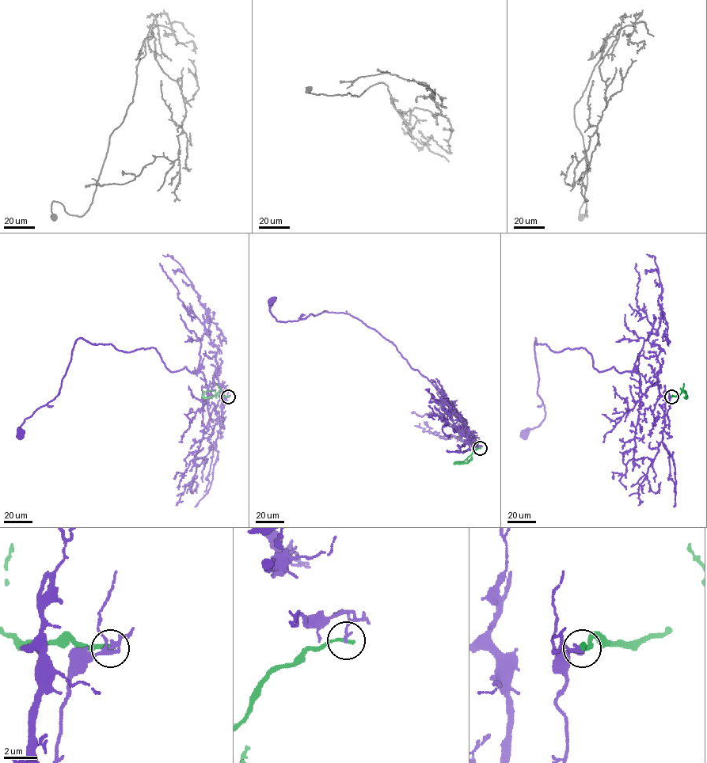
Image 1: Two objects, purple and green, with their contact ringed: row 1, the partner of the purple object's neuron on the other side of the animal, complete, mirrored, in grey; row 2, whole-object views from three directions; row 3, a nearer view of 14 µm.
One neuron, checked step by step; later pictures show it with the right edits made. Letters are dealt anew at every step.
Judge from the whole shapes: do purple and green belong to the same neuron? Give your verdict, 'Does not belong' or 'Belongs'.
Does not belong

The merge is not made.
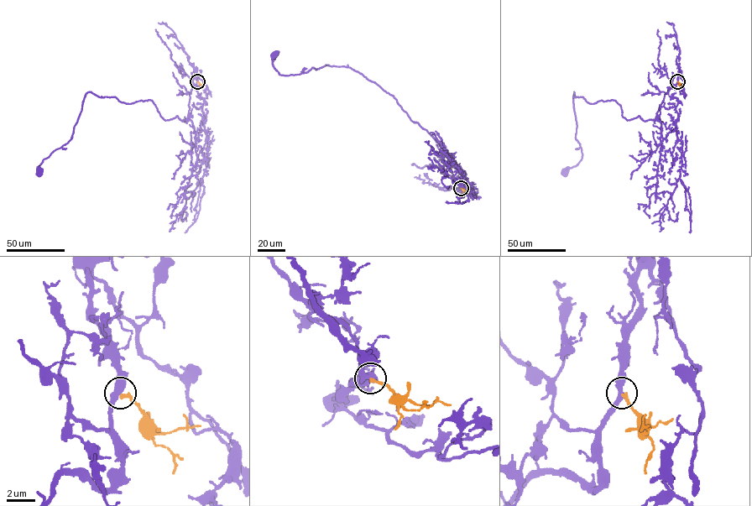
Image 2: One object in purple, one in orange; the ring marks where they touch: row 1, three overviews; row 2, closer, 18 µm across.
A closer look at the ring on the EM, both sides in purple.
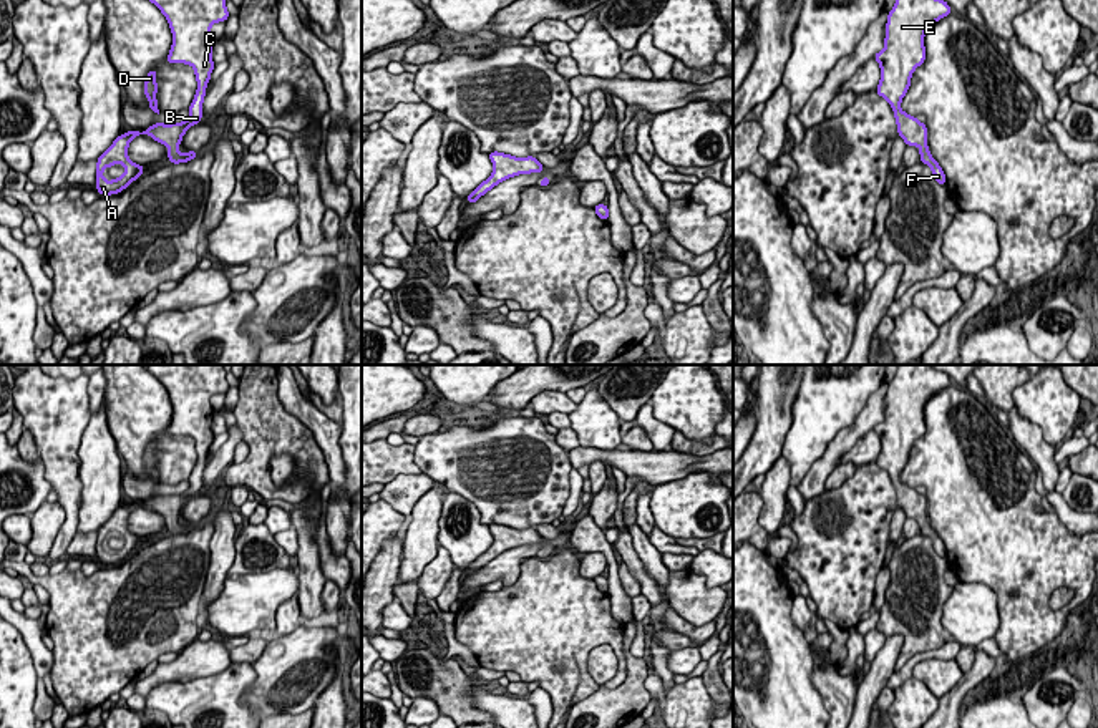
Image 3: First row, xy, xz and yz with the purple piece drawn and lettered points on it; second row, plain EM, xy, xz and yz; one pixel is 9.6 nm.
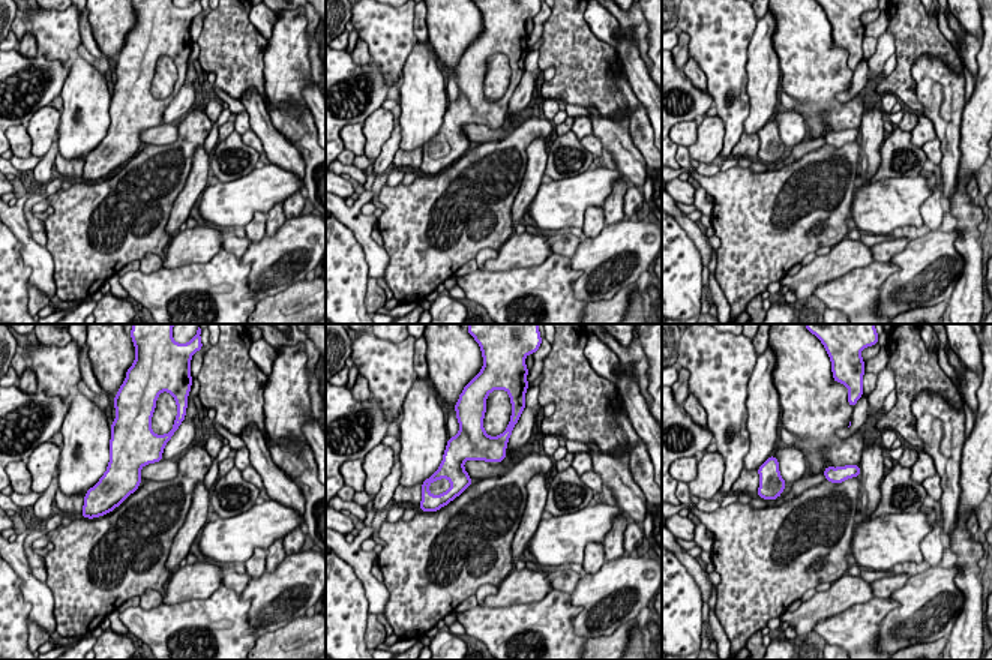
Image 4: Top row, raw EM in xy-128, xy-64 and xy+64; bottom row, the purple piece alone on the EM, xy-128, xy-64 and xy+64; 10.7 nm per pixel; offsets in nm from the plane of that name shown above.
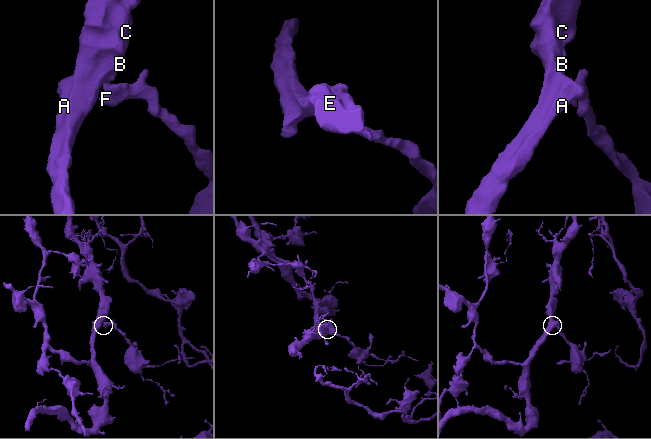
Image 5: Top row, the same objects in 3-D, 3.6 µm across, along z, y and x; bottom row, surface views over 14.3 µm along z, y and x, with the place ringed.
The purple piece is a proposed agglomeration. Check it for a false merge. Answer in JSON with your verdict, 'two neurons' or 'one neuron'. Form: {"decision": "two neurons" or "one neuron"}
{"decision": "one neuron"}

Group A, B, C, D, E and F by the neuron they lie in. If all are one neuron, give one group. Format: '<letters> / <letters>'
A B C D E F

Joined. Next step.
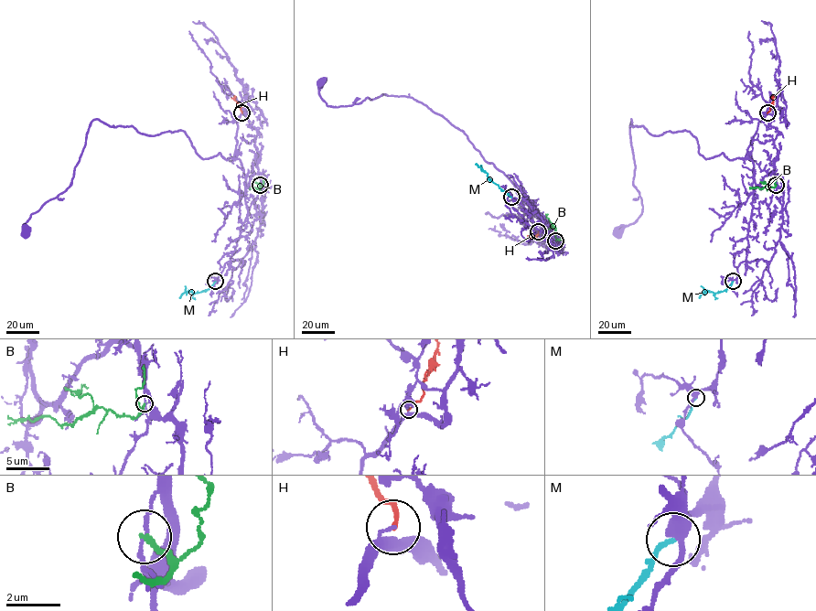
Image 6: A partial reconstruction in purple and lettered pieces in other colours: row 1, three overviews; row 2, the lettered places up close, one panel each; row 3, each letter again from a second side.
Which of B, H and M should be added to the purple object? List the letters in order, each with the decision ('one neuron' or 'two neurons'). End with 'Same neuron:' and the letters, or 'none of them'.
B: two neurons
H: two neurons
M: one neuron
Same neuron: M

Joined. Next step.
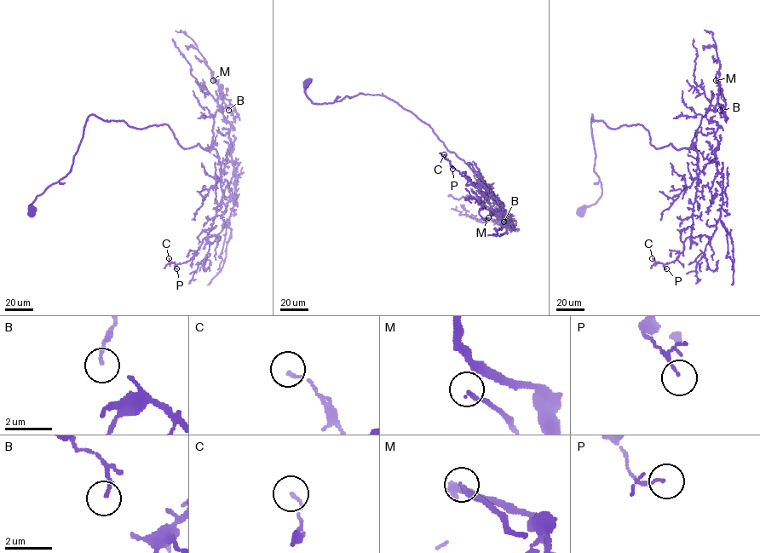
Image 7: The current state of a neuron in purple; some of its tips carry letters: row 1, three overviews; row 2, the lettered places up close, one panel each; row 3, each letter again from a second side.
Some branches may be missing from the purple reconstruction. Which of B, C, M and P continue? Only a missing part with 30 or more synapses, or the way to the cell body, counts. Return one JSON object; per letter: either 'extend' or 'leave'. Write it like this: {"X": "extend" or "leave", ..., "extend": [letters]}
{"B": "leave", "C": "leave", "M": "extend", "P": "leave", "extend": ["M"]}

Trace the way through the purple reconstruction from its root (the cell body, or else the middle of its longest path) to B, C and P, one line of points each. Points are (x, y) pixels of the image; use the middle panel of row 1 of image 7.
B: (307, 83), (313, 103), (363, 93), (385, 95), (411, 111), (476, 175), (503, 221)
C: (307, 83), (313, 103), (359, 93), (397, 102), (427, 123), (498, 198), (473, 186), (444, 154)
P: (307, 83), (313, 103), (359, 93), (397, 102), (427, 123), (498, 198), (452, 169)

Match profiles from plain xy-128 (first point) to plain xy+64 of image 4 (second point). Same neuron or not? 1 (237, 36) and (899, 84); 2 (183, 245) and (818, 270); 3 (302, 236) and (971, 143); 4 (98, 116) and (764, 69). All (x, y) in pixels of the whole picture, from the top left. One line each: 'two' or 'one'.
1: one
2: one
3: two
4: one

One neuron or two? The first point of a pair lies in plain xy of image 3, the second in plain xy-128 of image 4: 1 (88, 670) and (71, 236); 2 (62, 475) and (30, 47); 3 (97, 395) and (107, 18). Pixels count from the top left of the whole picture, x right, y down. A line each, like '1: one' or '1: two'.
1: one
2: two
3: two

